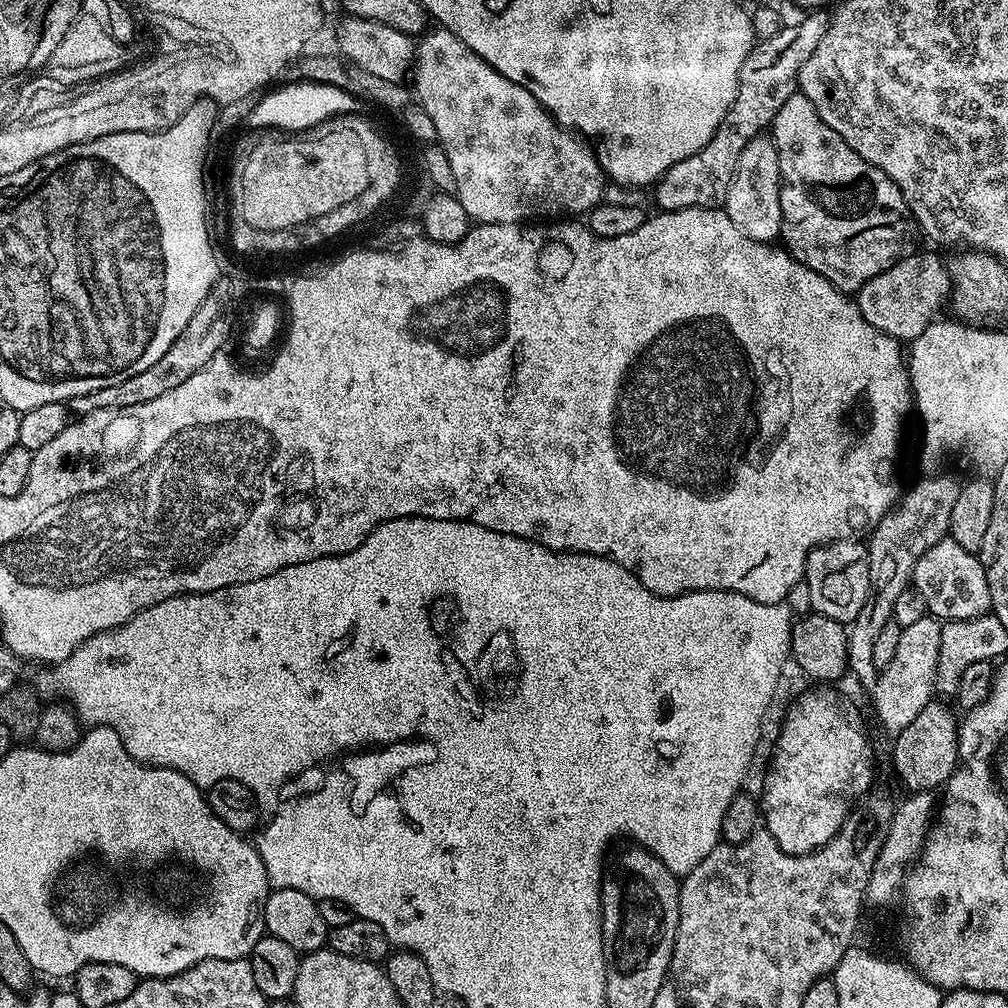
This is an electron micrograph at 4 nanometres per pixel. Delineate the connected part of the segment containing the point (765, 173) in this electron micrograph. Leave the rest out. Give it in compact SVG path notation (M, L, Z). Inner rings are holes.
M761 134L746 144L738 154L736 169L730 182L730 190L722 205L725 214L734 222L746 238L763 244L772 244L781 239L782 202L780 201L780 163L778 150L771 135Z

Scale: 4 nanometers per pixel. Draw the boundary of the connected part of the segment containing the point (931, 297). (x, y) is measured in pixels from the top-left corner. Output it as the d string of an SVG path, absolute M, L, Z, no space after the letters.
M934 252L909 253L890 270L870 278L855 295L862 318L875 329L901 342L911 342L921 336L926 326L937 317L940 306L951 295L952 282L947 263Z

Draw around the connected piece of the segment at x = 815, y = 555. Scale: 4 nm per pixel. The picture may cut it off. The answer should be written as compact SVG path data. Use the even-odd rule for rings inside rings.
M859 539L833 540L830 544L822 544L812 549L804 561L803 583L808 584L808 600L815 611L826 618L834 618L841 622L850 622L858 618L858 610L862 610L862 602L866 602L870 590L870 562L868 550Z

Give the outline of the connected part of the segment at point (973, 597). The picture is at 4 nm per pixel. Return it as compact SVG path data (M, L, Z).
M951 538L939 540L926 550L926 554L922 554L922 558L918 558L910 584L918 590L918 594L922 594L928 612L941 622L987 616L992 606L986 570L979 555L958 546L958 542Z

